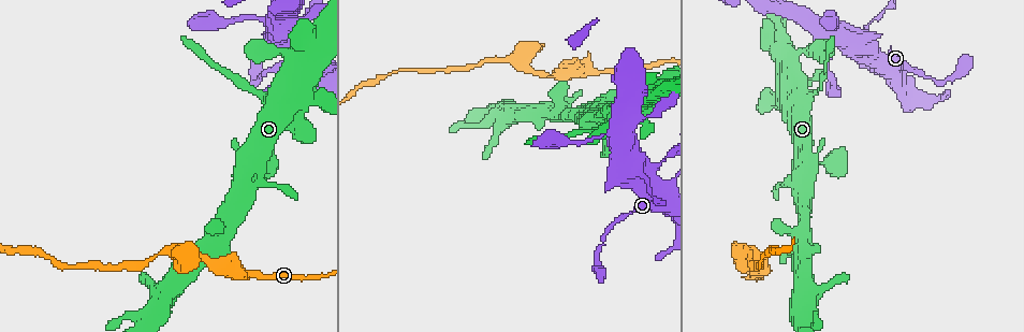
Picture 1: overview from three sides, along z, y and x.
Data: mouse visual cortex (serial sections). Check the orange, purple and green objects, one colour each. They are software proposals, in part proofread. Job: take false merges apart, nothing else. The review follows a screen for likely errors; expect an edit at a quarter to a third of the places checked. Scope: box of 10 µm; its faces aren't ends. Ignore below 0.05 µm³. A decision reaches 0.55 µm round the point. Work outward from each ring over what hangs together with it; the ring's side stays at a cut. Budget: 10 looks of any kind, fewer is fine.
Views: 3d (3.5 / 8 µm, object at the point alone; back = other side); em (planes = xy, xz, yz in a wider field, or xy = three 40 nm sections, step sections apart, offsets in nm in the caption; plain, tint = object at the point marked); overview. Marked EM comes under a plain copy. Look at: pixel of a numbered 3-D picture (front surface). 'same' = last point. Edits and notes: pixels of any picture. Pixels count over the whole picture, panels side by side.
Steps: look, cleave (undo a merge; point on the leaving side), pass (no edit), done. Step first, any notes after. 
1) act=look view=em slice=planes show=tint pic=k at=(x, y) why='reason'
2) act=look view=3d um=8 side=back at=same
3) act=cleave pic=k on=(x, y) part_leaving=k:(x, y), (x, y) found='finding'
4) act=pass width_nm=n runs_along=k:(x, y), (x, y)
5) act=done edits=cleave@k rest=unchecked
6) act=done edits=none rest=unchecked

act=look view=3d um=3.5 pic=1 at=(816, 28) why='sharp bend'

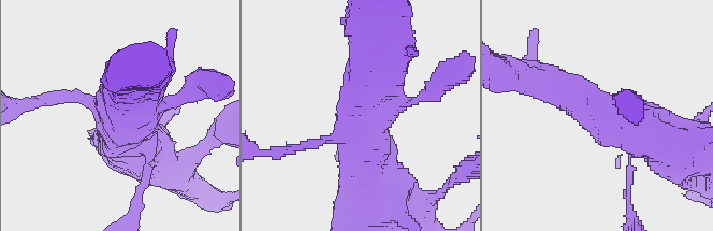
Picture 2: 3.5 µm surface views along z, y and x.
act=look view=em slice=xy step=2 show=tint pic=2 at=(376, 117) why='need the tissue'

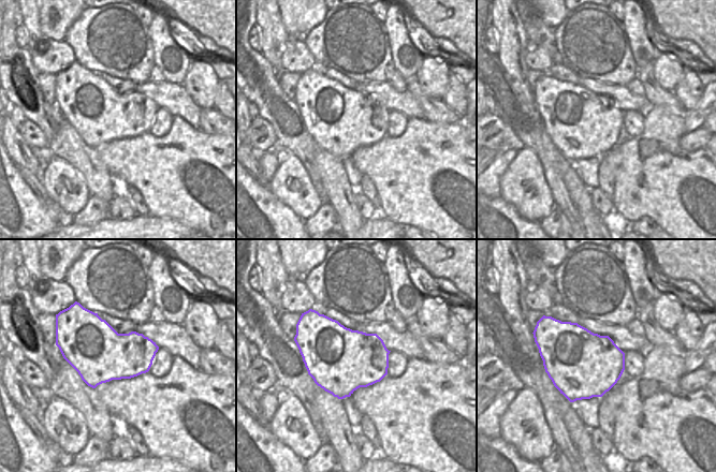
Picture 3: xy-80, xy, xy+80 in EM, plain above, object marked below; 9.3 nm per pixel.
act=look view=em slice=xy step=1 show=tint at=same

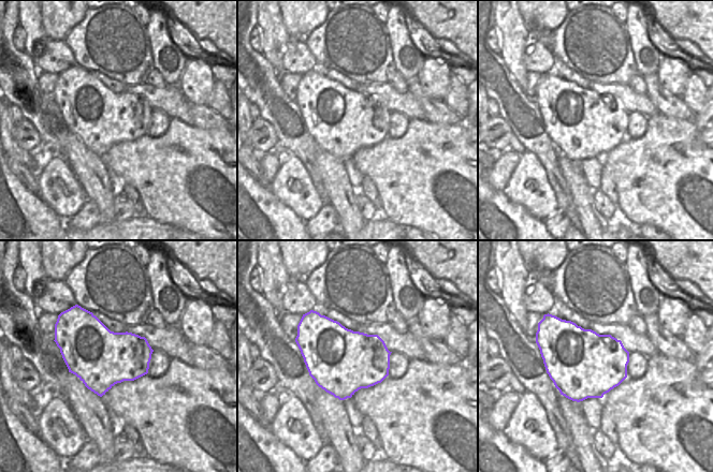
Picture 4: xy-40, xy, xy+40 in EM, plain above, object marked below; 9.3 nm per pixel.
act=pass runs_along=2:(677, 148), (555, 89) found='all the same cell'

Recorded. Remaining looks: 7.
act=look view=3d um=8 pic=1 at=(813, 94) why='thick turns thin'

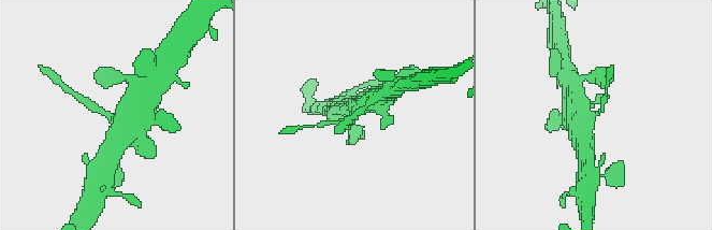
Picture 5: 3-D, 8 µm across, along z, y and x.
act=look view=em slice=xy step=5 show=tint at=same arm_widths_nm=150,500

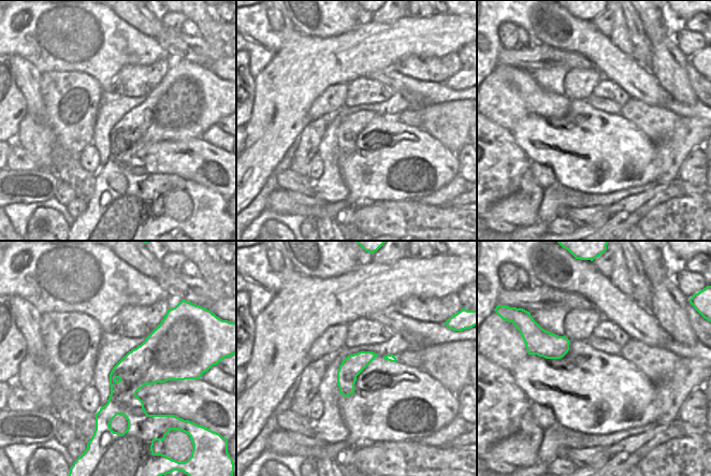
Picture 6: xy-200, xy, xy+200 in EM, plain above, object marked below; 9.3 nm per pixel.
act=pass runs_along=5:(115, 145), (117, 123), (85, 100) found='continuous, no second cell'

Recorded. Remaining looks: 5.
act=look view=3d um=8 side=back pic=1 at=(246, 272) why='sudden change in width'

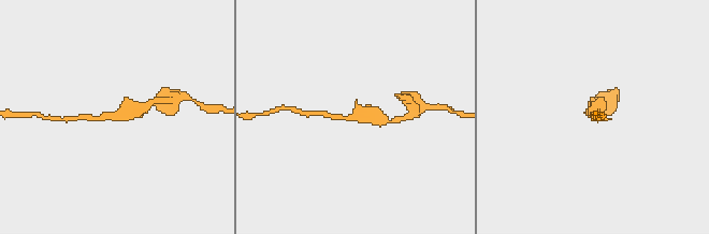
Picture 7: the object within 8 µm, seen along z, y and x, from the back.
act=look view=em slice=planes show=tint at=same

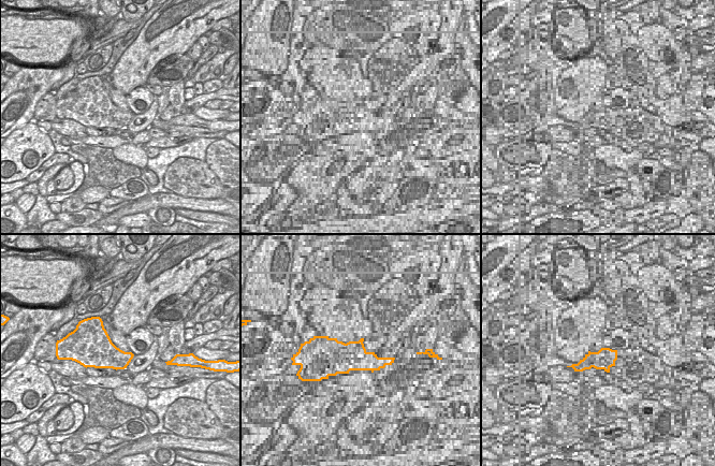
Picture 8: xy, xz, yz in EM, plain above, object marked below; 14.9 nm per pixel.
act=pass runs_along=7:(83, 118), (116, 116), (145, 107) found='continuous, no second cell'

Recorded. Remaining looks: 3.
act=look view=3d um=3.5 pic=1 at=(519, 61)

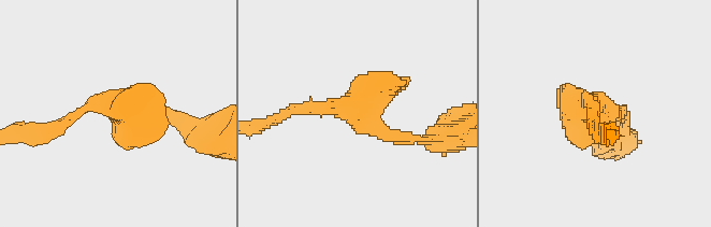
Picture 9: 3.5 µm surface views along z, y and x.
act=look view=em slice=planes show=tint pic=9 at=(120, 105) why='now the EM'

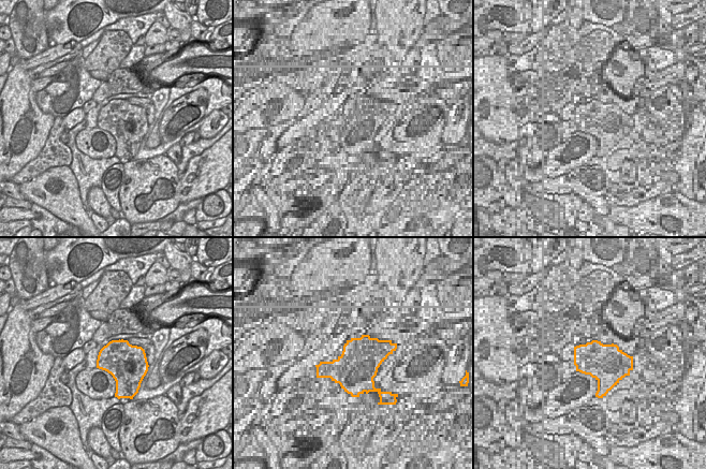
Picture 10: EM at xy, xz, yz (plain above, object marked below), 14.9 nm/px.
act=pass width_nm=600 runs_along=9:(416, 141), (357, 108), (294, 111) found='one cell here'

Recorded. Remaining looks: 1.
act=done edits=none rest=unchecked

